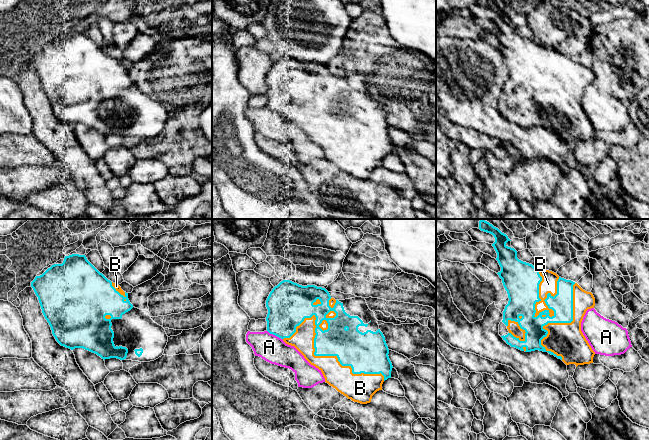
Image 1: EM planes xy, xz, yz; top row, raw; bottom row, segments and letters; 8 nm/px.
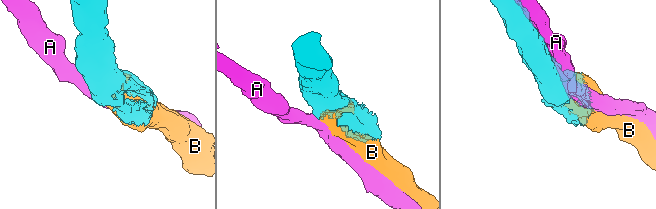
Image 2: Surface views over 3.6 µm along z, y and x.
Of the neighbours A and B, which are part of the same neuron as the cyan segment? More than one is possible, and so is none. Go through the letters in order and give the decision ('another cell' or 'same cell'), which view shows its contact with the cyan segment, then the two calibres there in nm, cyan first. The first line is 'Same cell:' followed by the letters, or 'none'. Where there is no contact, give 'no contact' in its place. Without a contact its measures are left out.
Same cell: B
A: another cell; meets cyan in xz; 320 nm thick on the cyan side, 220 nm on the other
B: same cell; meets cyan in xz; 240 nm thick on the cyan side, 190 nm on the other

